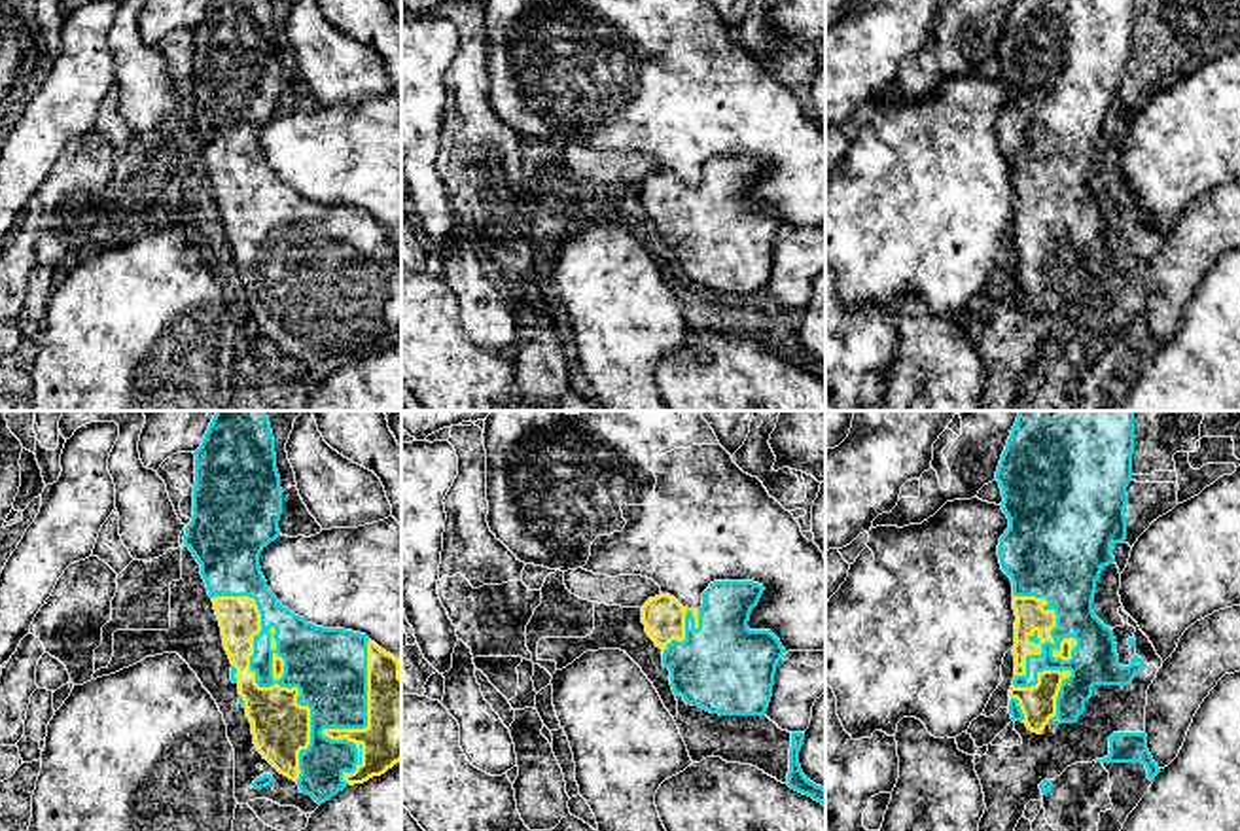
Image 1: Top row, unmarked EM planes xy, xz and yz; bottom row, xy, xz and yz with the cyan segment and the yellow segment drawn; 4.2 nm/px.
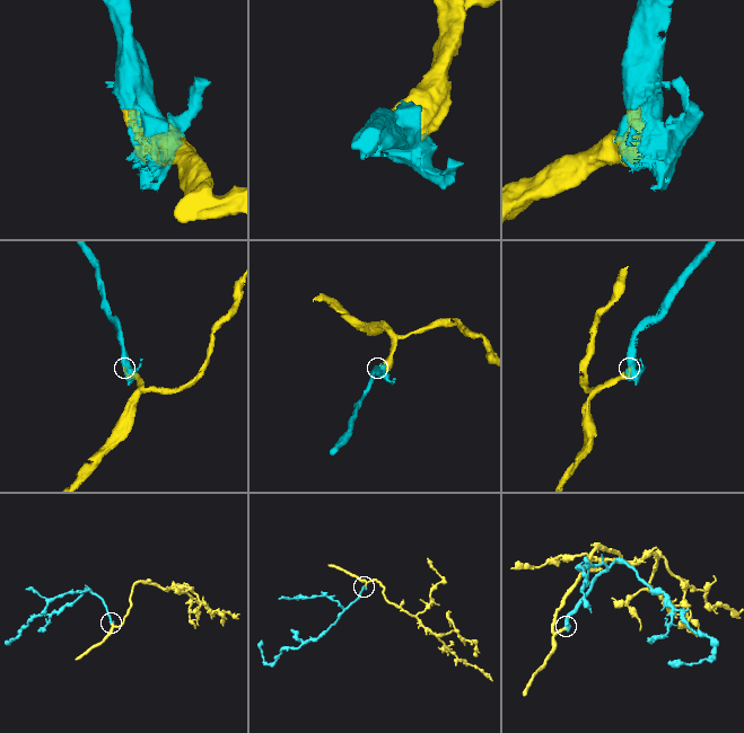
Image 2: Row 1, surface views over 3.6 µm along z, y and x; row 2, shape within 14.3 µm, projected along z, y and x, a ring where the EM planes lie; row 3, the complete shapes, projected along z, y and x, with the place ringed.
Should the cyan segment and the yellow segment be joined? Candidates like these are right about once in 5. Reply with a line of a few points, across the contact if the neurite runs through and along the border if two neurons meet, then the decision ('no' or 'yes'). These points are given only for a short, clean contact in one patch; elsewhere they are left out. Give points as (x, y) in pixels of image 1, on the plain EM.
yes

